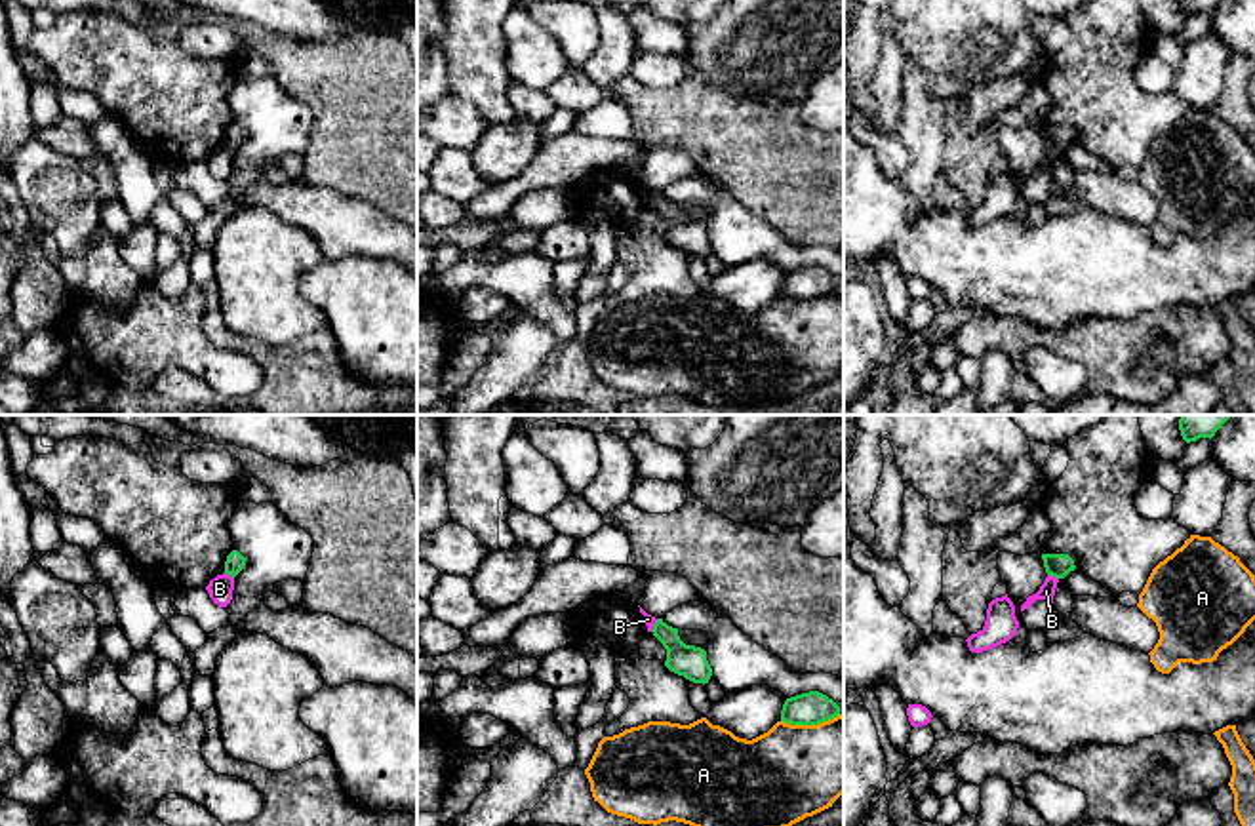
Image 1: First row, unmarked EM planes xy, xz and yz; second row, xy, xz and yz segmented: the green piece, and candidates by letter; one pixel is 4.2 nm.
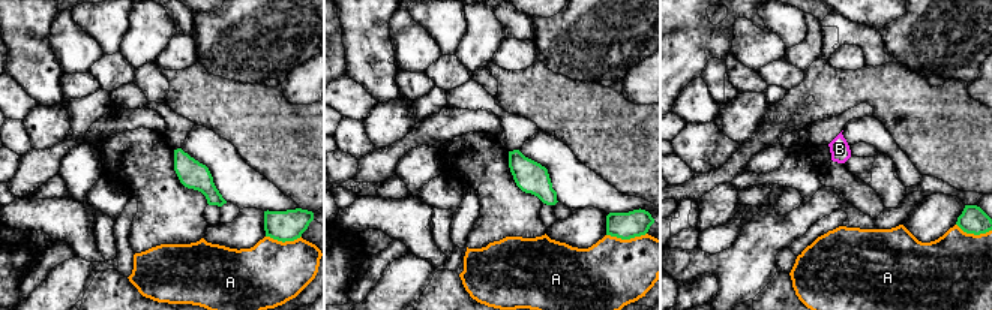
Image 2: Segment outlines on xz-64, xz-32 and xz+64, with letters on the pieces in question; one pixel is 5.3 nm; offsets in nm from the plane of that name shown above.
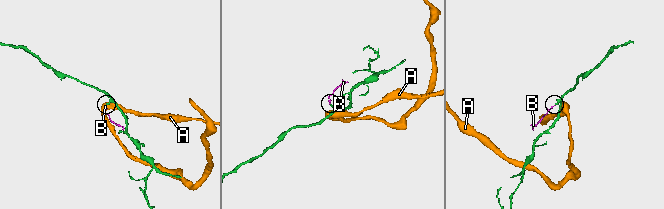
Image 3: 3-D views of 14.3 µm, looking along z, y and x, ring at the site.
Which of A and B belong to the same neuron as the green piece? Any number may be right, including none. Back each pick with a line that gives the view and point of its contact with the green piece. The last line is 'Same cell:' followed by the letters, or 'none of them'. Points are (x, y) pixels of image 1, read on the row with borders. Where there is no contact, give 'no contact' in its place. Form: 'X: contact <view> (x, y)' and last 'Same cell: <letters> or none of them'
Same cell: none of them

